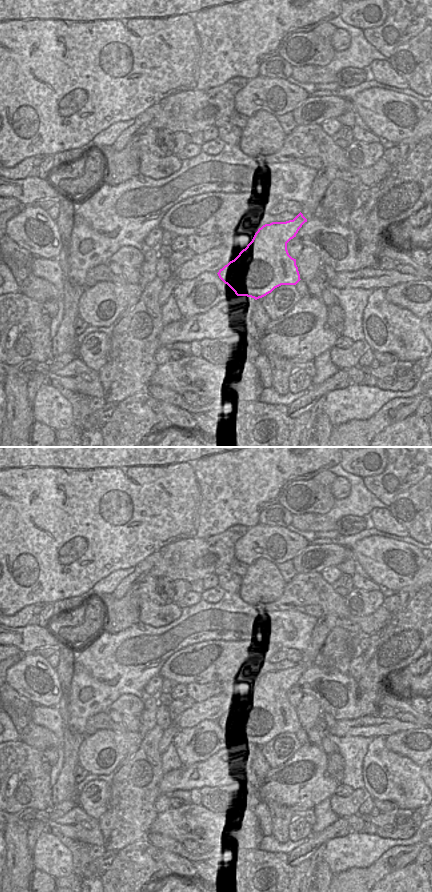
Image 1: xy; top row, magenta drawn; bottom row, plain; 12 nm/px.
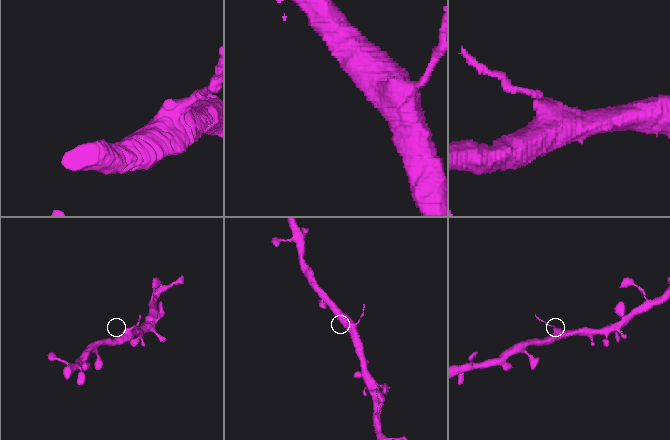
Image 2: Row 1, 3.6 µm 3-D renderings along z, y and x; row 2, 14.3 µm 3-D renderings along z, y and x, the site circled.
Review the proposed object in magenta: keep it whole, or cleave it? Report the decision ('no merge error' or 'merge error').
no merge error

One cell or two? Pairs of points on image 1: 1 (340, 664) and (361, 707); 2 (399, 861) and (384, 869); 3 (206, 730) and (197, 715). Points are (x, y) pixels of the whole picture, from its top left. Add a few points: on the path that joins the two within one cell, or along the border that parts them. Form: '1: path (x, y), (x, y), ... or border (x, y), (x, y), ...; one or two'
1: border (321, 668), (325, 671), (338, 670), (346, 673); two
2: path (396, 865), (388, 867); one
3: border (216, 720), (202, 720), (192, 727), (180, 729); two

